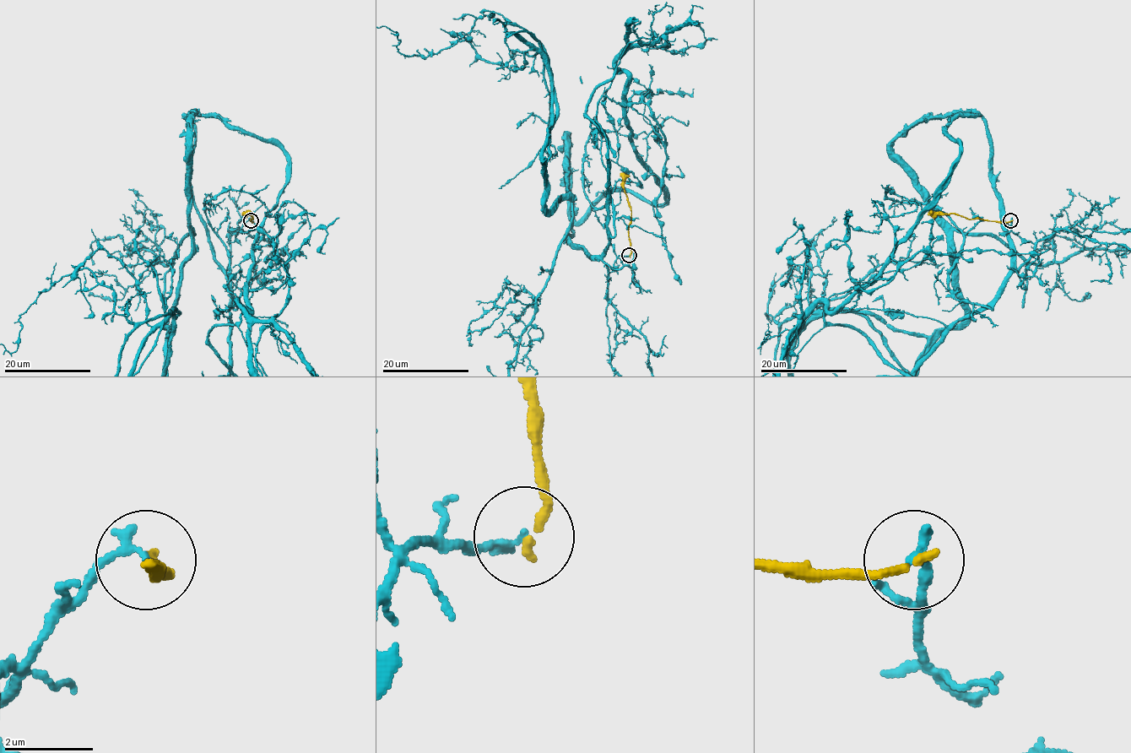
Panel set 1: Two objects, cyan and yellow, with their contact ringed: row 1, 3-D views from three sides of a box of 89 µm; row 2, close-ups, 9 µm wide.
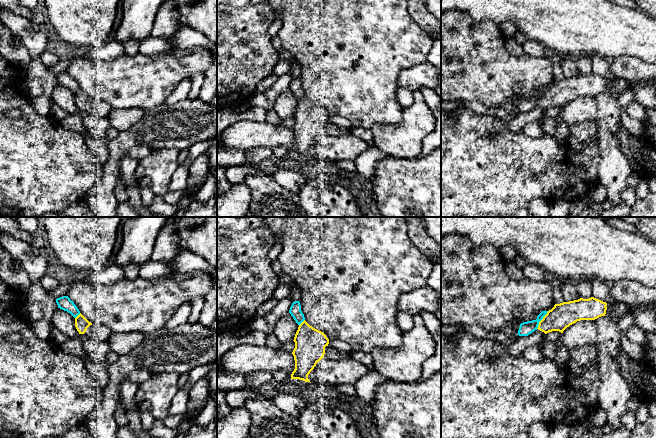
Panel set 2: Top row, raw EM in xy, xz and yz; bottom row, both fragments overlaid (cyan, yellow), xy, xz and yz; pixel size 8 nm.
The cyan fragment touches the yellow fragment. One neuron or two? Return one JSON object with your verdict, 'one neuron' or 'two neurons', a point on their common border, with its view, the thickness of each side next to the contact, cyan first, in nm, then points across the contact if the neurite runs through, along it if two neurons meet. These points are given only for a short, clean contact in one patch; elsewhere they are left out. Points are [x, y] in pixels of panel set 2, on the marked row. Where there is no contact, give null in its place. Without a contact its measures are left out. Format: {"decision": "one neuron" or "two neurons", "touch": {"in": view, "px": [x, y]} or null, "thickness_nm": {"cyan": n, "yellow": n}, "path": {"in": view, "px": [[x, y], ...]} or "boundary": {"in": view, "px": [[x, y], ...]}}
{"decision": "two neurons", "touch": {"in": "yz", "px": [541, 319]}, "thickness_nm": {"cyan": 110, "yellow": 200}, "boundary": {"in": "yz", "px": [[548, 311], [536, 328]]}}

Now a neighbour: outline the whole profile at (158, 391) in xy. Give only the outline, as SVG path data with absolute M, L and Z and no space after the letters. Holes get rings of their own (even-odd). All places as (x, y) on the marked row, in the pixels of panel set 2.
M162 372L152 375L148 380L138 384L134 404L140 411L140 404L147 403L152 415L158 420L168 416L173 397L179 391L180 375L174 372Z

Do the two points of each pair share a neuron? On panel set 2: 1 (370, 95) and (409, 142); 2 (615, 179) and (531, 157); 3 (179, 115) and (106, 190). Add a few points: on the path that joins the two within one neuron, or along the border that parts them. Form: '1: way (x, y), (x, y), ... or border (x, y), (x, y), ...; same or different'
1: border (403, 108), (399, 121), (376, 124), (371, 129); different
2: border (600, 152), (597, 180); different
3: way (154, 129), (134, 135), (115, 154), (113, 165); same

